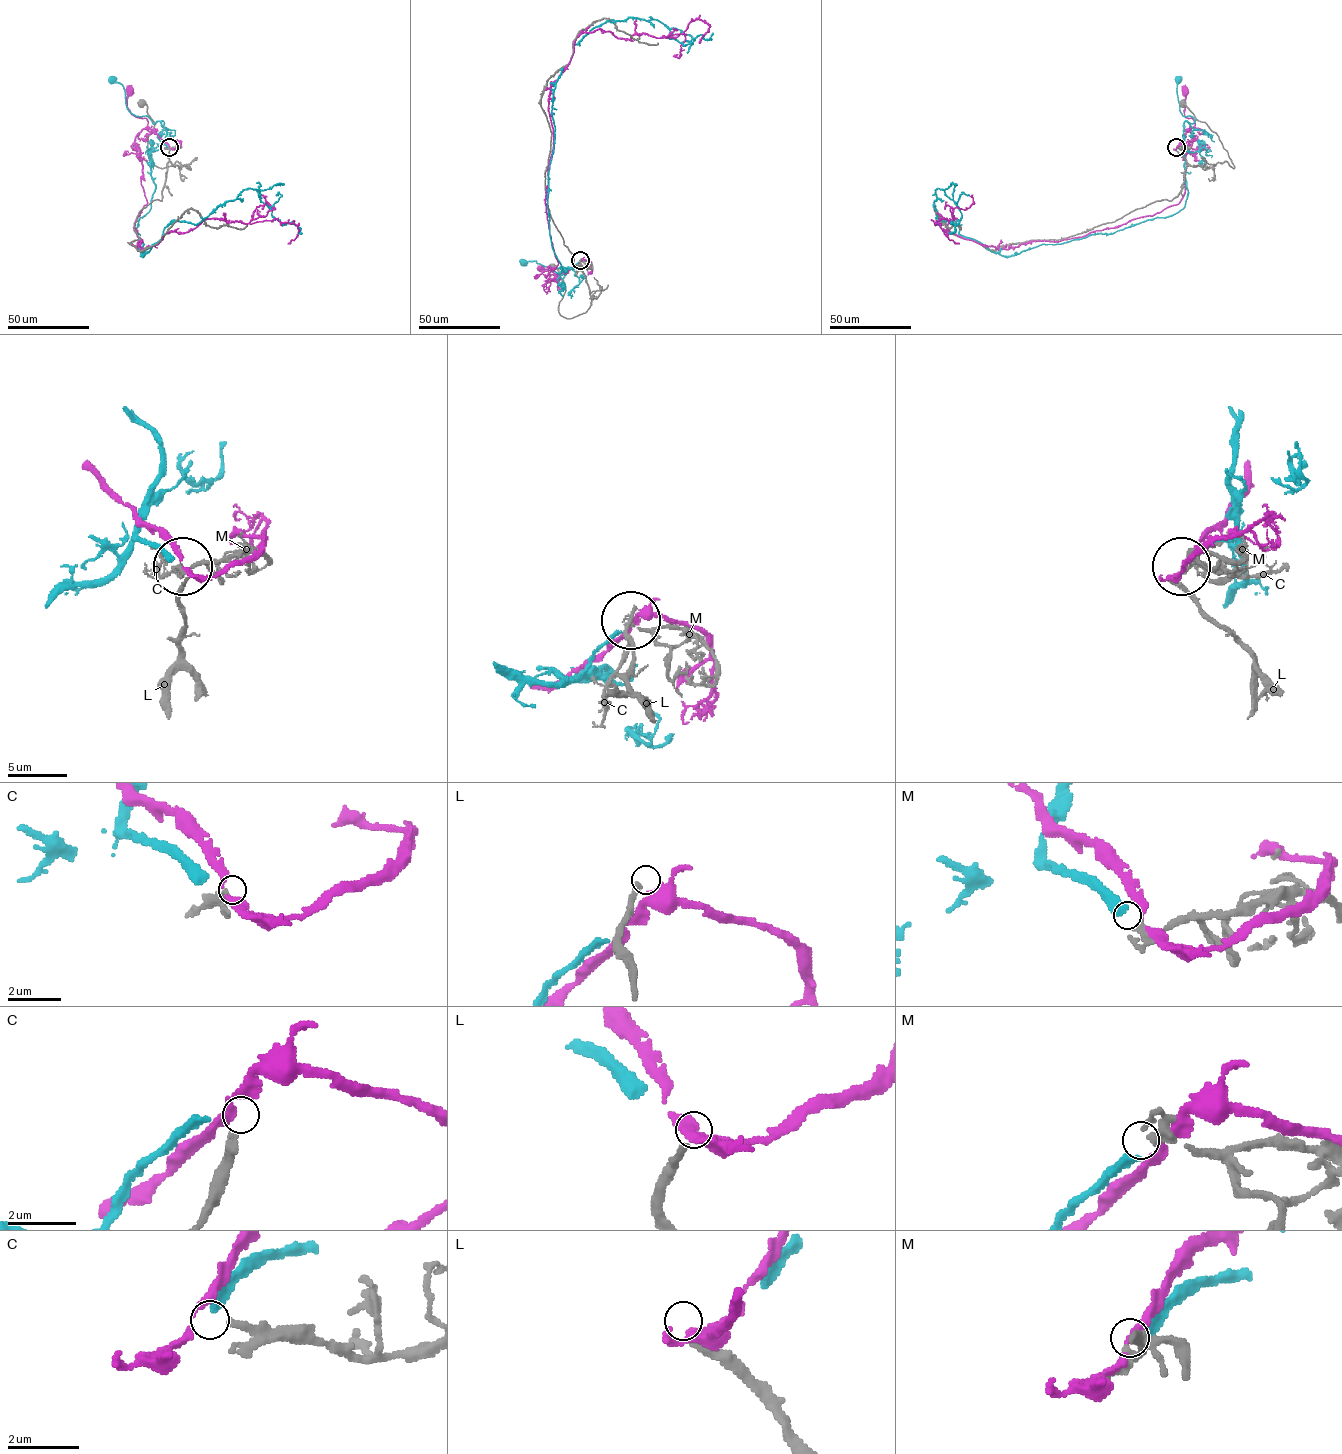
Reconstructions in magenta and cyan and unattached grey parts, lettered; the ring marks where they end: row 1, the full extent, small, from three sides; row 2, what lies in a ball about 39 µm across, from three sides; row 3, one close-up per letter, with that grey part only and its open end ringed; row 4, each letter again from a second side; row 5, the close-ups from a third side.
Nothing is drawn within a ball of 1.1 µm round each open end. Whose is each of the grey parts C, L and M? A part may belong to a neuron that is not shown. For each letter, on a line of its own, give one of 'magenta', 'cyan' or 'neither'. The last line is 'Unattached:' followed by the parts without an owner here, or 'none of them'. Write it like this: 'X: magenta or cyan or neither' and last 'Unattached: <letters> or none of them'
C: magenta
L: neither
M: cyan
Unattached: L

